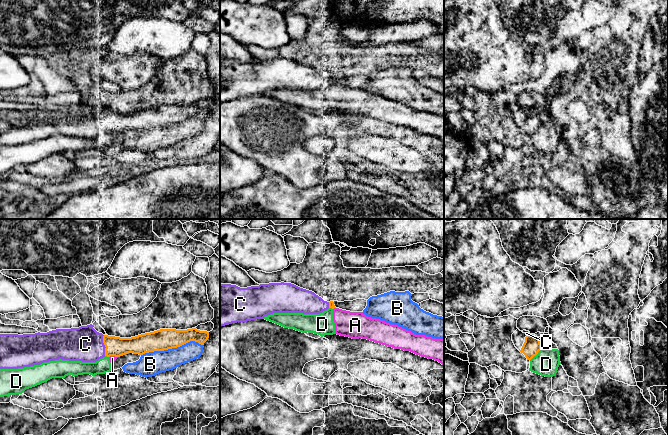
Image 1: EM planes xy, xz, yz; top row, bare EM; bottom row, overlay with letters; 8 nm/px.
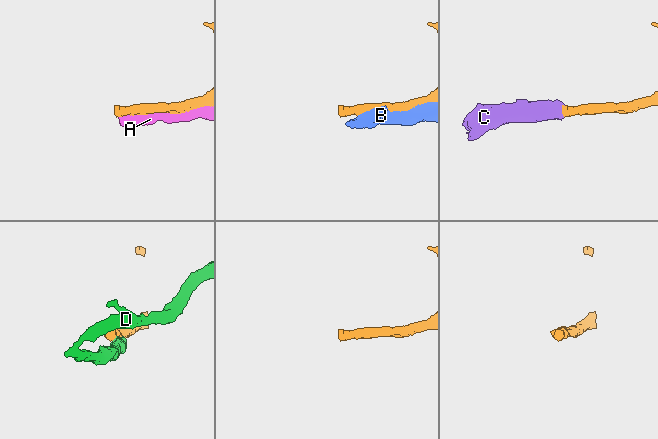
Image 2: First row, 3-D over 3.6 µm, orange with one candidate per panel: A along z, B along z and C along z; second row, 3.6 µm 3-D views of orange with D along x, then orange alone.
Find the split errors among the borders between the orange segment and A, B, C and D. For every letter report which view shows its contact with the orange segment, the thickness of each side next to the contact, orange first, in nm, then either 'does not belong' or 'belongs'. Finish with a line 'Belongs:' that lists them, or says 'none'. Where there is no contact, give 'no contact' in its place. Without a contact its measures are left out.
A: xy | 160/50 nm | does not belong
B: xy | 170/190 nm | does not belong
C: xy | 160/280 nm | belongs
D: yz | 140/200 nm | does not belong
Belongs: C

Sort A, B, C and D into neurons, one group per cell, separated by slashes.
A D / B / C

